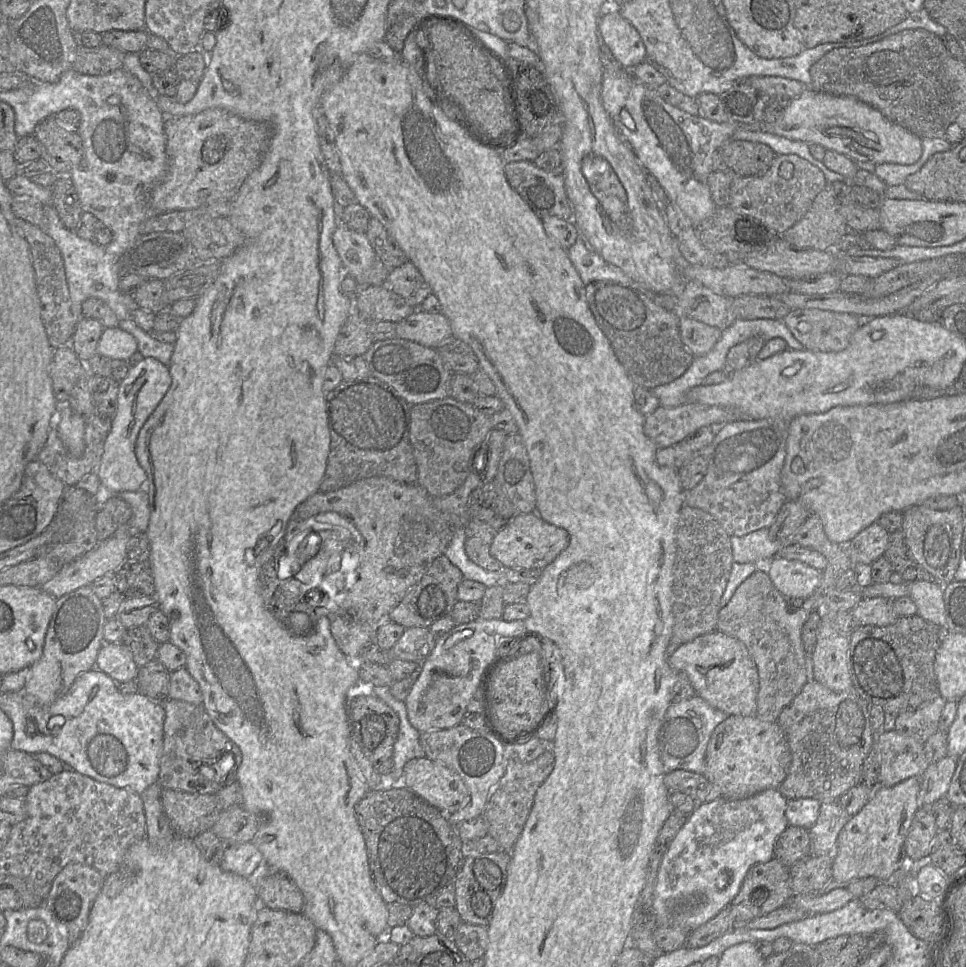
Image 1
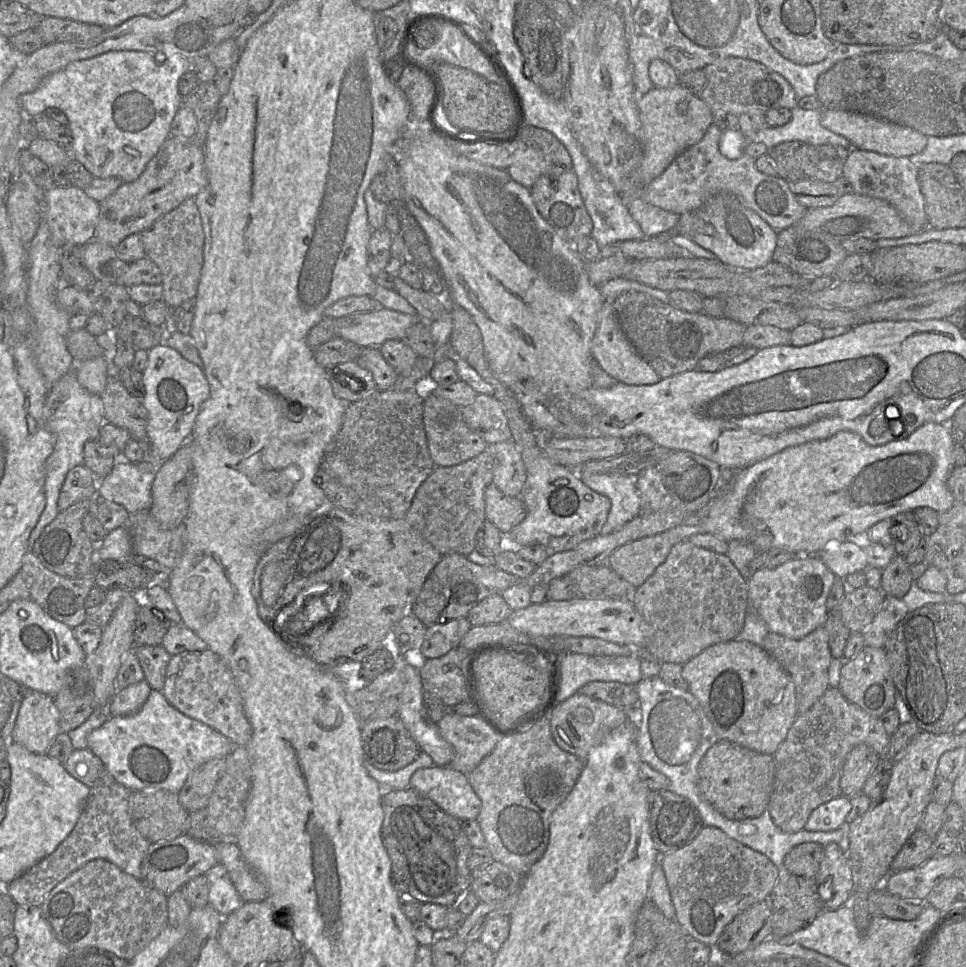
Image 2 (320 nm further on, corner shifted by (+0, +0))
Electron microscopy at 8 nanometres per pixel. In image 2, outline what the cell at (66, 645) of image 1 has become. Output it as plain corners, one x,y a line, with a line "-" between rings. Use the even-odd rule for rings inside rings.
30,691
23,699
11,739
35,754
46,754
61,733
53,697

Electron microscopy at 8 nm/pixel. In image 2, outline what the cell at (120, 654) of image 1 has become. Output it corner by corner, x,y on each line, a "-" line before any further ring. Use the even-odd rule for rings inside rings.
142,680
117,691
109,703
109,715
126,716
137,713
151,690
149,684

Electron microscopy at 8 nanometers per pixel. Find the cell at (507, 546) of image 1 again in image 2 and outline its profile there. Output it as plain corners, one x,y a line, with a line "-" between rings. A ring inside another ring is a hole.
502,383
496,385
496,390
492,397
502,404
512,433
511,440
519,449
527,471
527,479
521,492
521,499
526,505
527,516
516,529
506,535
511,543
515,547
540,544
551,554
570,550
581,542
599,535
611,509
610,499
586,486
573,469
553,462
546,456
541,445
539,445
539,433
536,428
523,412
518,400

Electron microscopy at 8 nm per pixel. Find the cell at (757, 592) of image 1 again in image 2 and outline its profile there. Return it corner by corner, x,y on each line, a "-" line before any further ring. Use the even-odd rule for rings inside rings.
819,627
798,640
769,631
760,647
779,661
793,680
798,714
809,710
830,687
828,670
832,656
824,627

